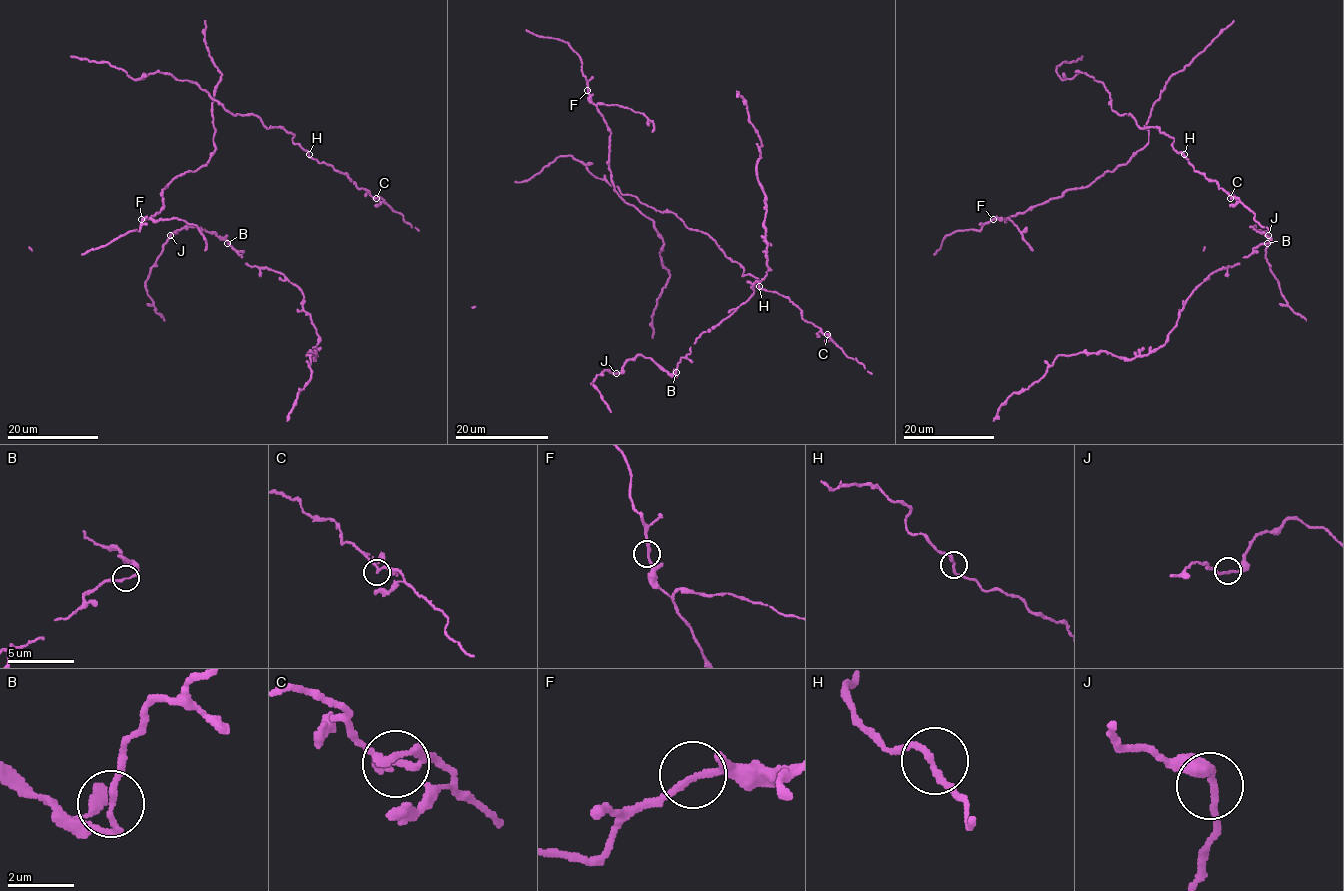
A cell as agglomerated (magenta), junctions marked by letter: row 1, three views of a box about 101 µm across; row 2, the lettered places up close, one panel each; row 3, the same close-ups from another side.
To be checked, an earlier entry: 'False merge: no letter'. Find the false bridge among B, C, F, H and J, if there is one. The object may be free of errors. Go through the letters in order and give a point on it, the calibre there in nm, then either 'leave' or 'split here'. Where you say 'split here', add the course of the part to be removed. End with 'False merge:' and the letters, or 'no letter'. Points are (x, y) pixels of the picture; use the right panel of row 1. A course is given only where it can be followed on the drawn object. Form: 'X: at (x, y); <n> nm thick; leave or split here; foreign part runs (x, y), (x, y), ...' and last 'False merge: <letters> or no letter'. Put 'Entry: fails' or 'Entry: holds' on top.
Entry: holds
B: at (1267, 243); 170 nm thick; leave
C: at (1230, 198); 170 nm thick; leave
F: at (993, 219); 190 nm thick; leave
H: at (1184, 154); 170 nm thick; leave
J: at (1268, 235); 190 nm thick; leave
False merge: no letter

